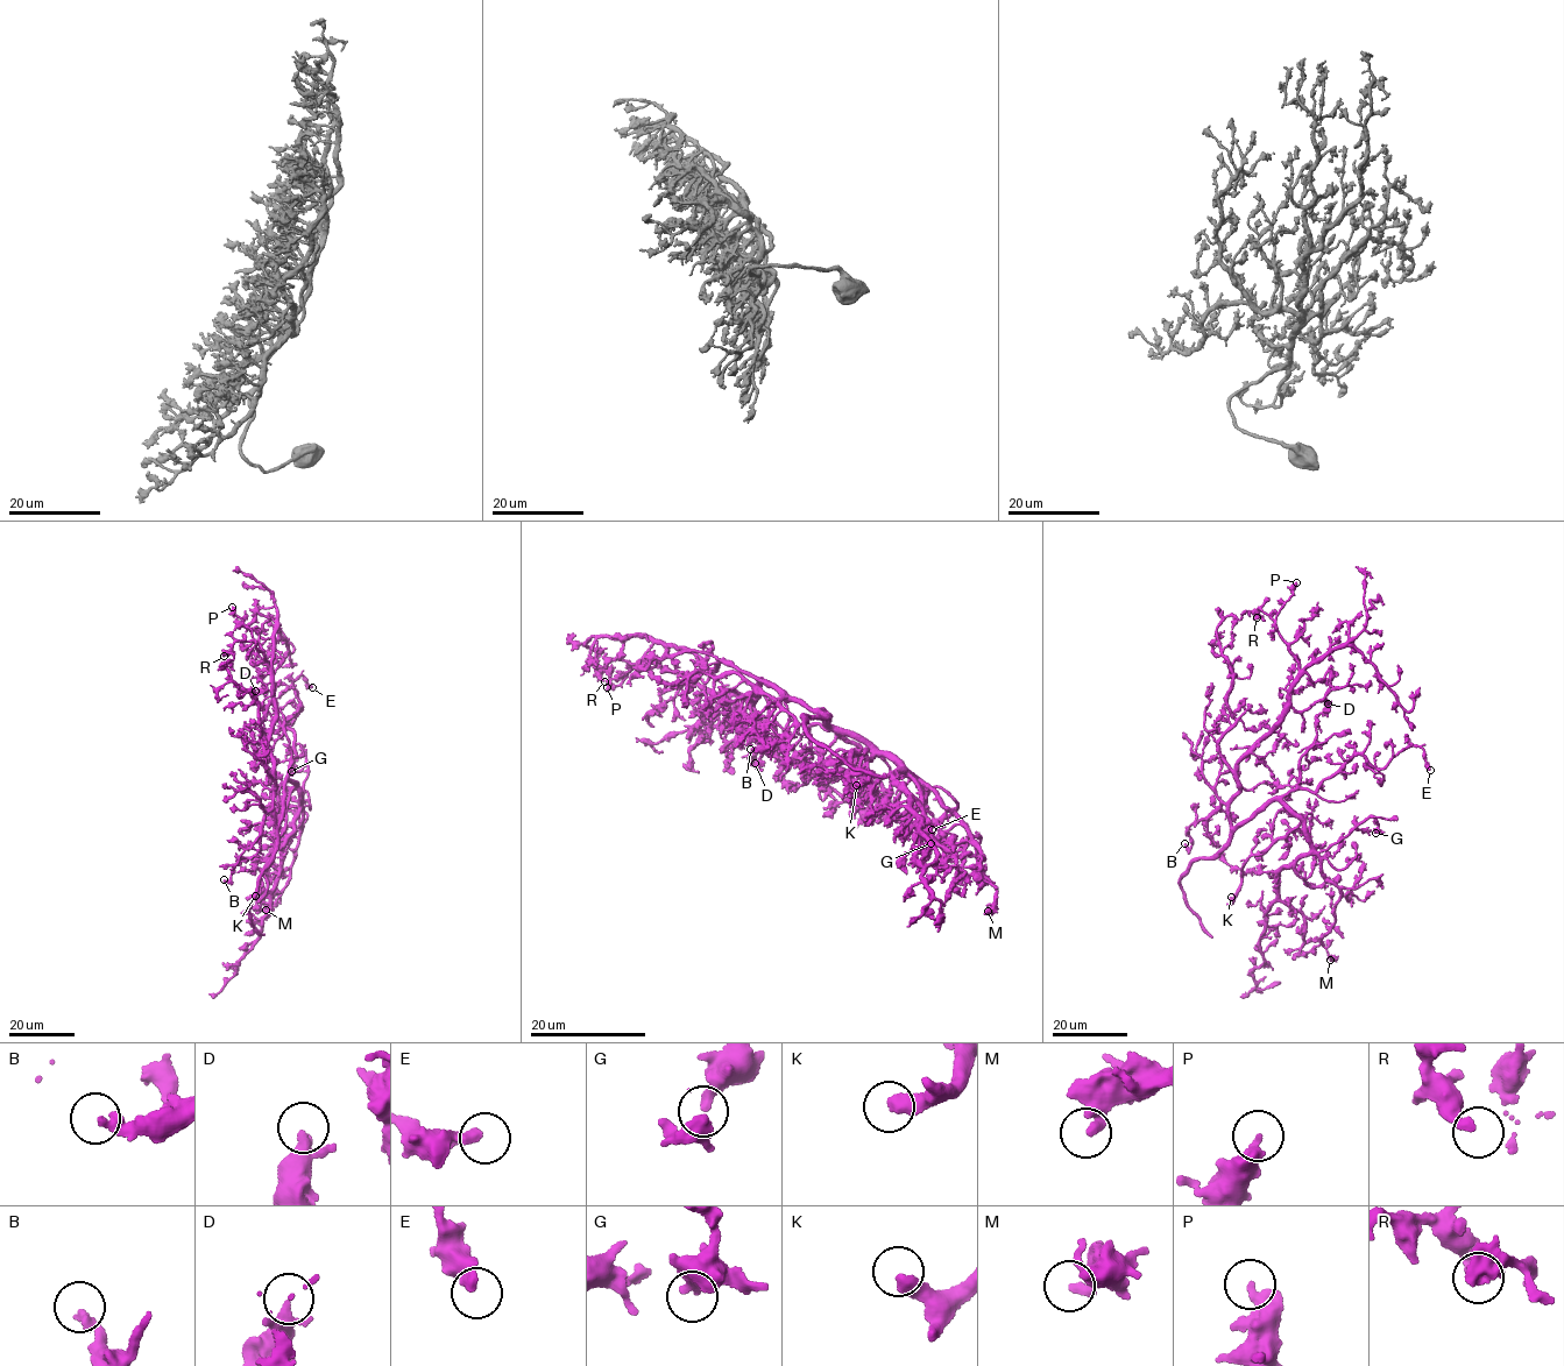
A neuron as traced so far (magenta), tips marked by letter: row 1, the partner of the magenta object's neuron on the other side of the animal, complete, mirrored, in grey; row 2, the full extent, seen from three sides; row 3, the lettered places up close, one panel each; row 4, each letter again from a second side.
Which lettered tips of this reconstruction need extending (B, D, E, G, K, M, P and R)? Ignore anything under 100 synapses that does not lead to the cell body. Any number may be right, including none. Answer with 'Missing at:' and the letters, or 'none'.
Missing at: none

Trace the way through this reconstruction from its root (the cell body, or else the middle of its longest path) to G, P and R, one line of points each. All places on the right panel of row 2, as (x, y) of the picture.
G: (1233, 827), (1274, 800), (1299, 818), (1317, 851), (1373, 816), (1378, 826), (1375, 833)
P: (1233, 827), (1229, 802), (1239, 790), (1238, 762), (1280, 720), (1297, 674), (1297, 659), (1275, 621), (1296, 582)
R: (1233, 827), (1239, 781), (1219, 744), (1235, 721), (1232, 670), (1216, 629), (1229, 616), (1257, 617)

